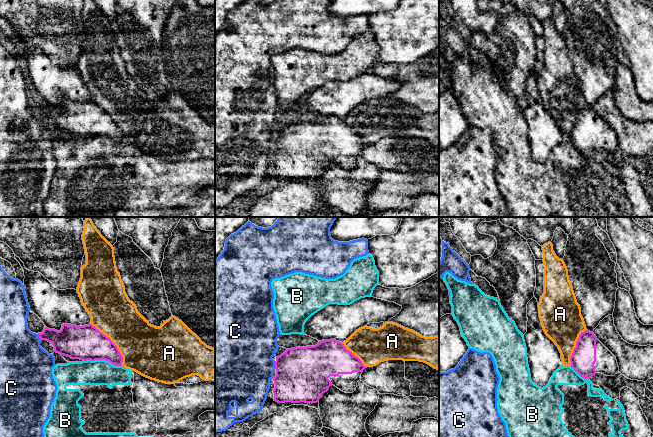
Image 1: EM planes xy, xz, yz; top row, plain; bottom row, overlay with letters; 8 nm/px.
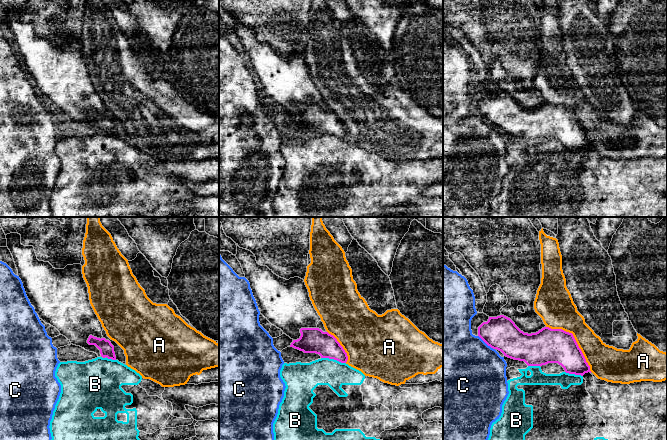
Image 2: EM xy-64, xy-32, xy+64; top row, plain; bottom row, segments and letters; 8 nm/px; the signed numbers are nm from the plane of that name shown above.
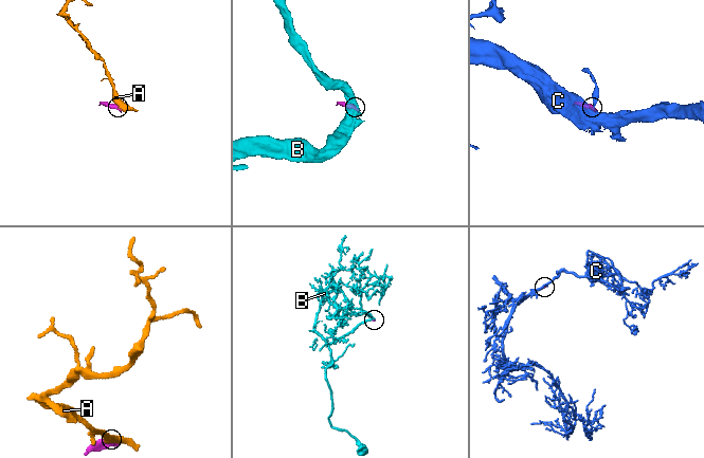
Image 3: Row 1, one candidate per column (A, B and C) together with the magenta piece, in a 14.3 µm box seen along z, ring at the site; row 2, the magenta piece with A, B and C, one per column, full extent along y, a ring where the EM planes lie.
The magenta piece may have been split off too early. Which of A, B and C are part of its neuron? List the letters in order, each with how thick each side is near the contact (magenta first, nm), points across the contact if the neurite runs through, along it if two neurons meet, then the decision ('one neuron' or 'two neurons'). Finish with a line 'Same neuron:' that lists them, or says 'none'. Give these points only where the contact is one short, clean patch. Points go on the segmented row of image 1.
A: 280/360 nm | two neurons
B: 280/200 nm | along xy (83, 360), (108, 360), (114, 365), (121, 366) | two neurons
C: 420/460 nm | two neurons
Same neuron: none

